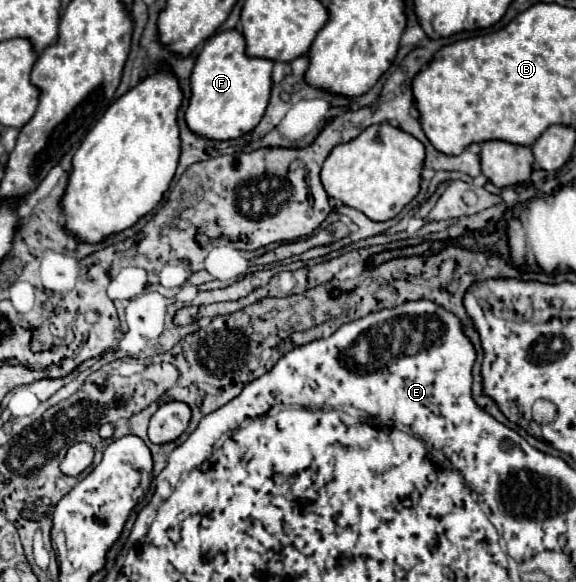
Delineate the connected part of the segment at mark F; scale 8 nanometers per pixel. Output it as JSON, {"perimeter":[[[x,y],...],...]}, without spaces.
{"perimeter":[[[221,31],[209,37],[195,59],[191,73],[191,97],[185,109],[185,121],[191,131],[213,141],[239,139],[253,131],[261,121],[271,95],[271,67],[269,59],[255,59],[245,55],[245,39],[239,31]]]}

